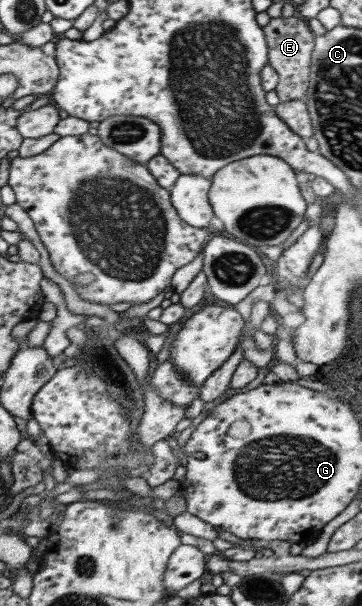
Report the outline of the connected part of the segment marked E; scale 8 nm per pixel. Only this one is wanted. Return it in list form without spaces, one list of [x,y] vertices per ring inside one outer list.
[[[299,16],[270,18],[262,26],[267,47],[267,65],[278,76],[274,91],[280,102],[303,99],[308,87],[308,66],[314,47],[314,34],[309,30],[306,20]]]

